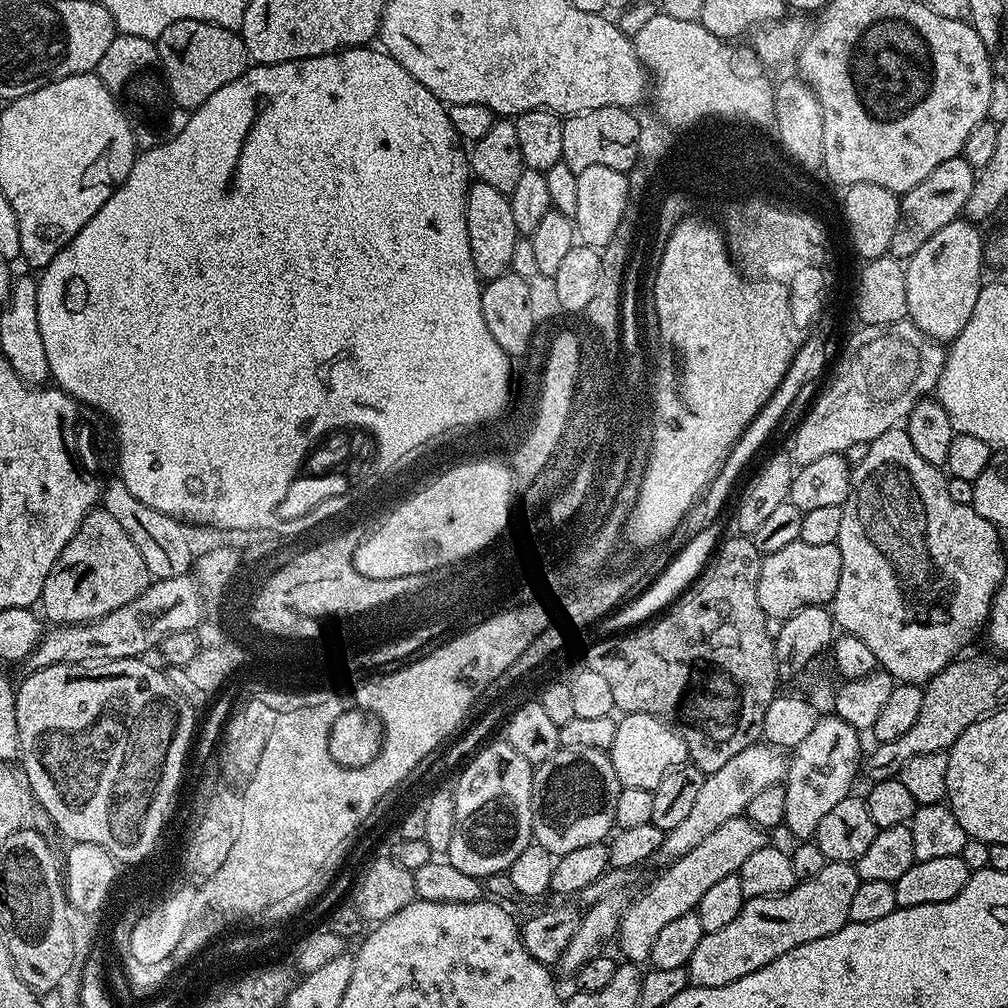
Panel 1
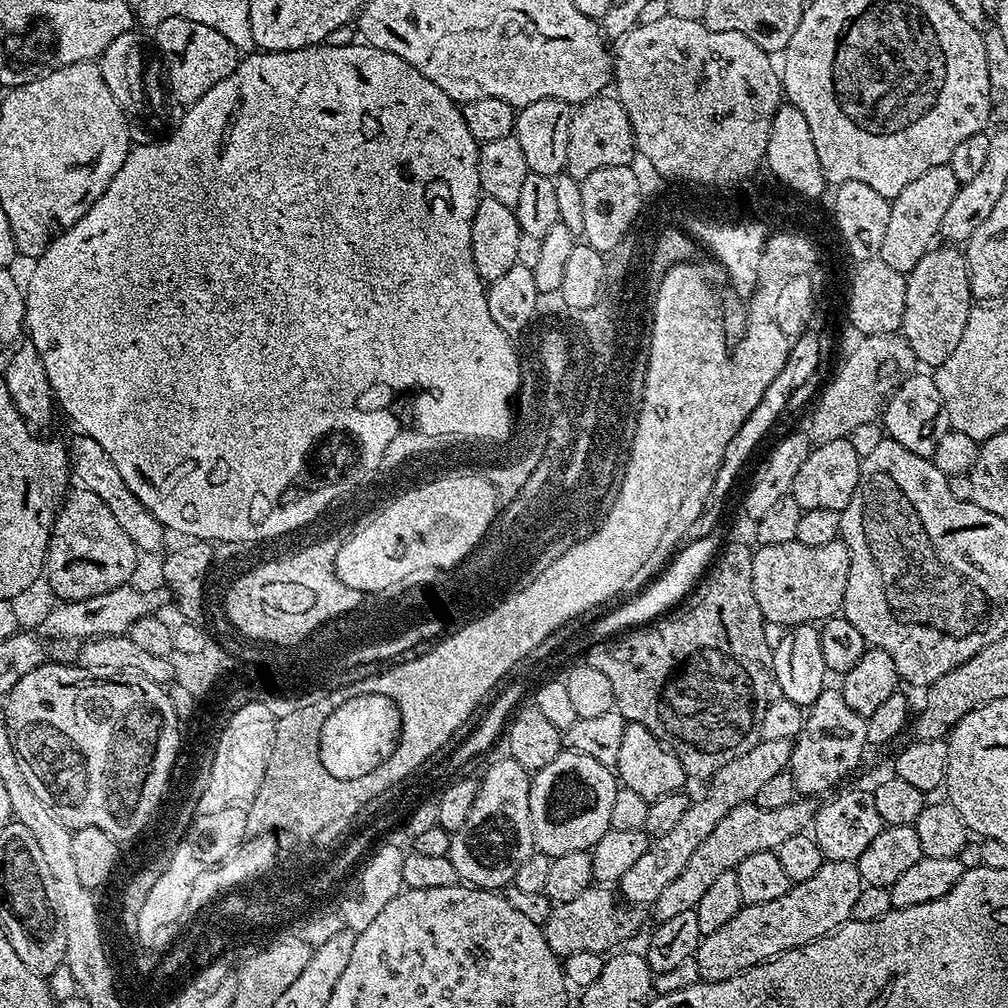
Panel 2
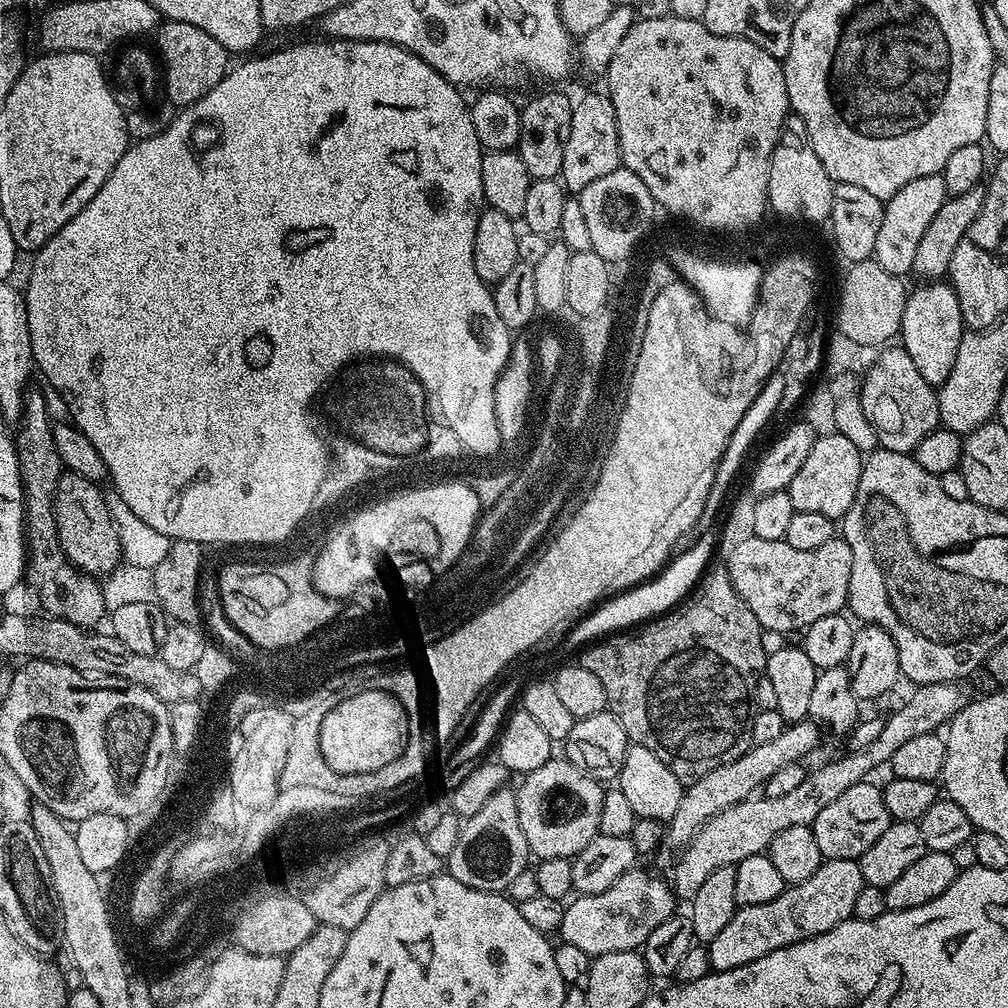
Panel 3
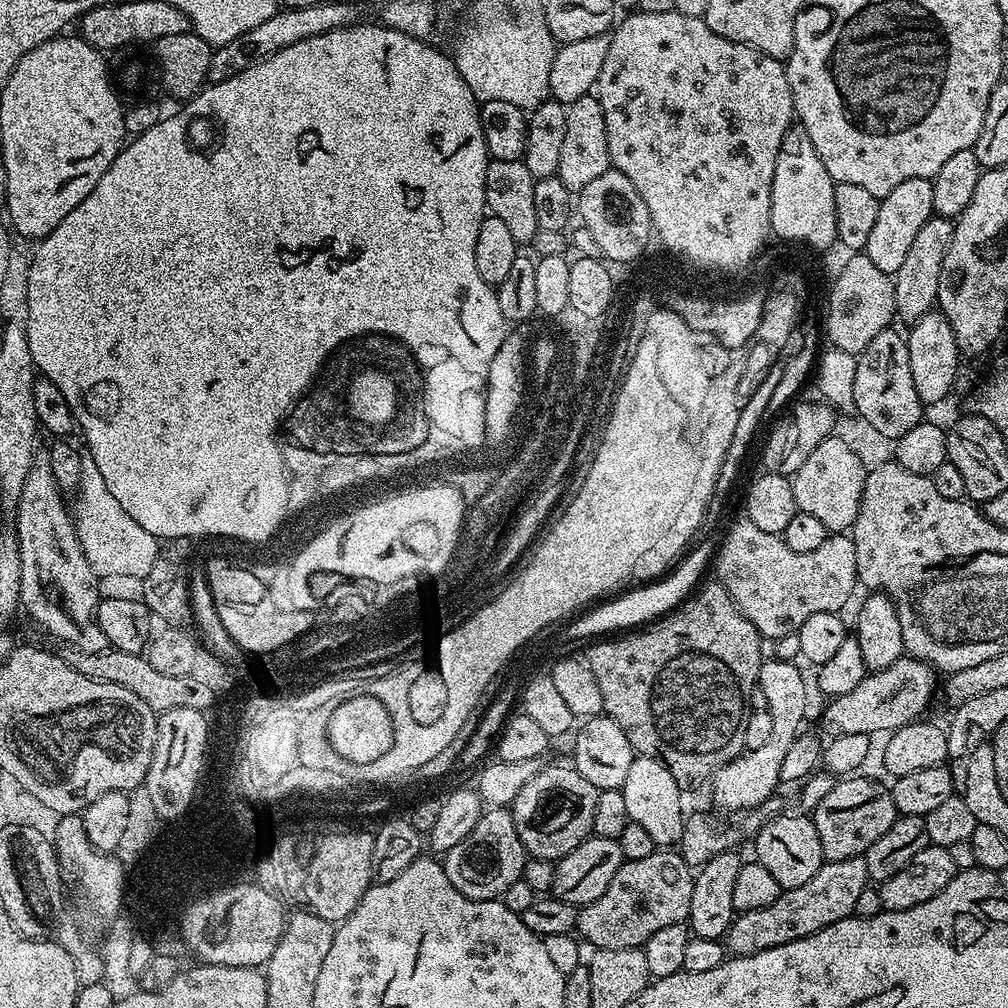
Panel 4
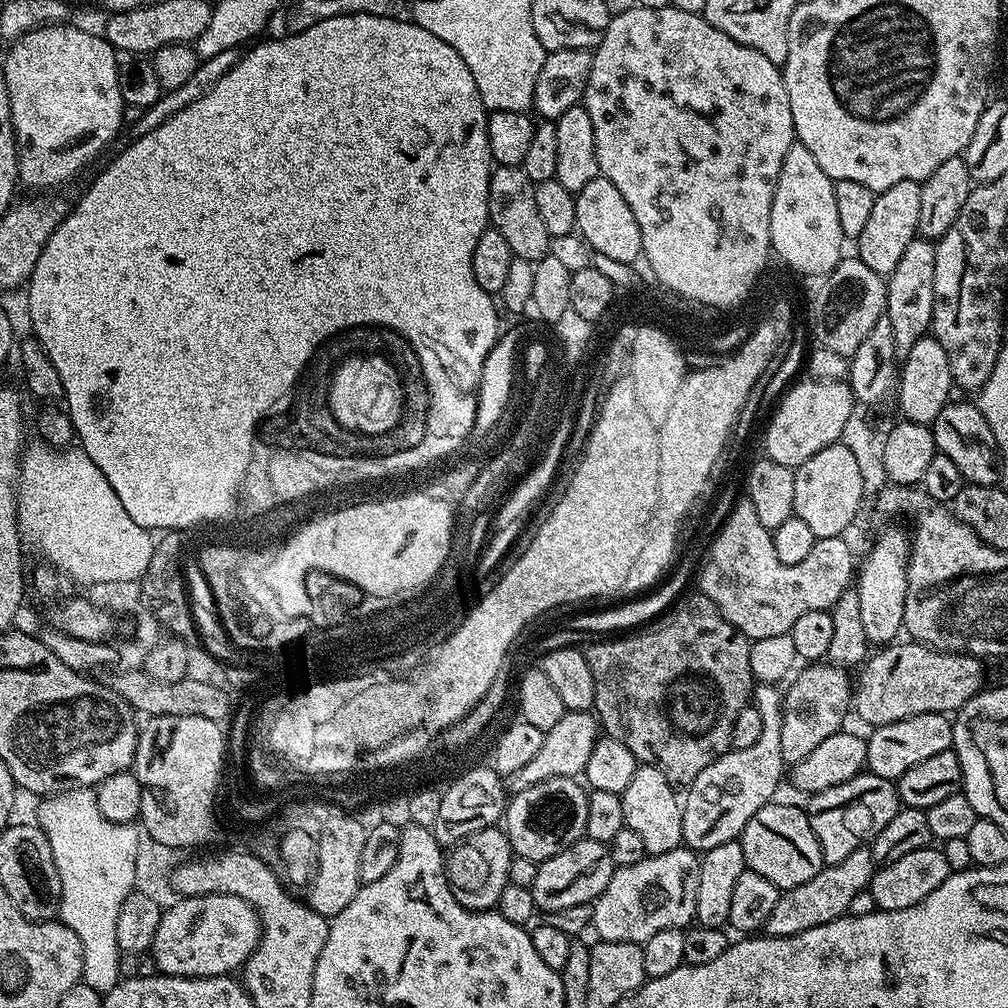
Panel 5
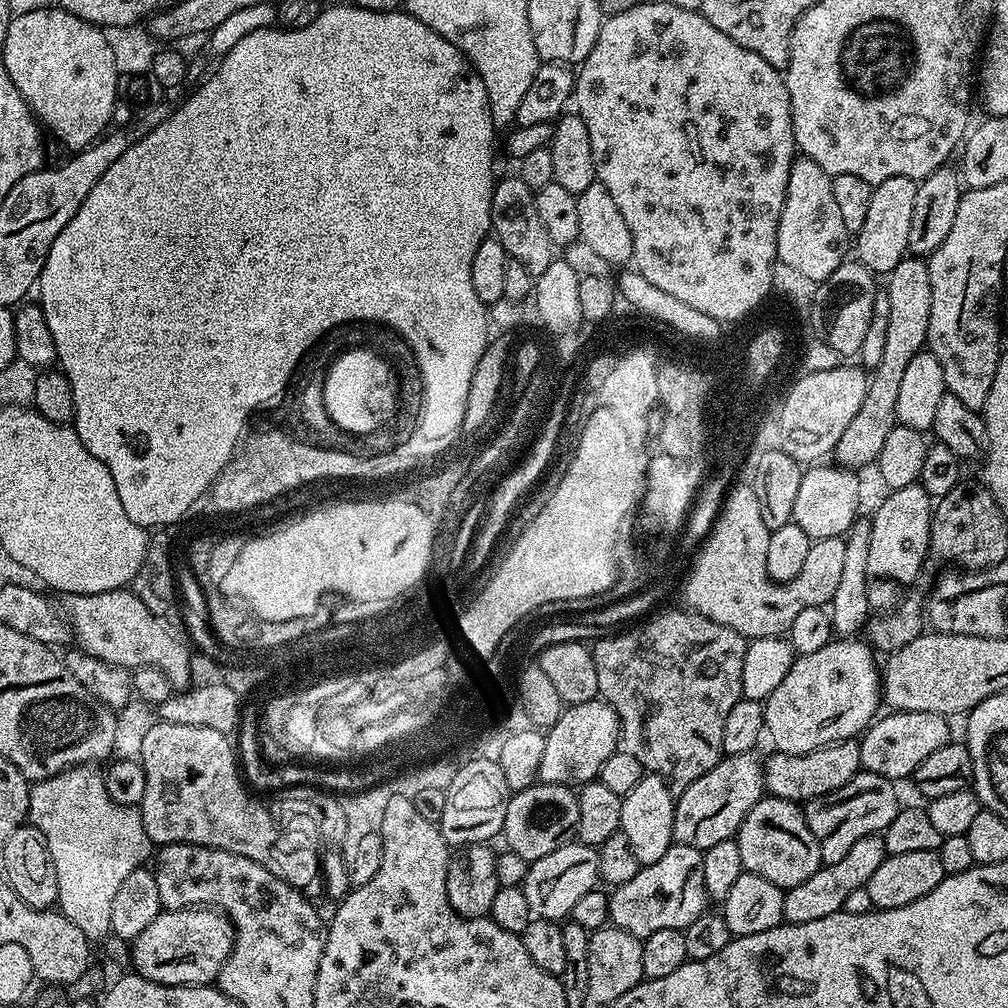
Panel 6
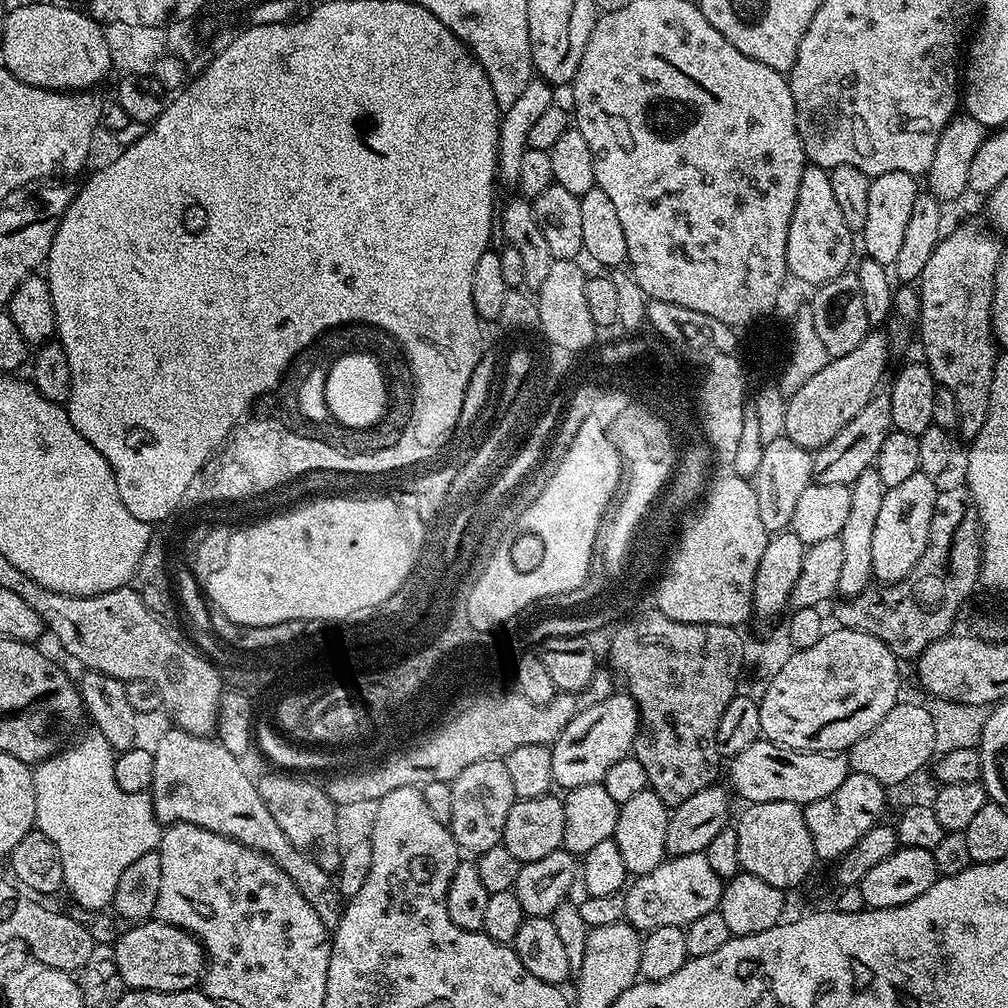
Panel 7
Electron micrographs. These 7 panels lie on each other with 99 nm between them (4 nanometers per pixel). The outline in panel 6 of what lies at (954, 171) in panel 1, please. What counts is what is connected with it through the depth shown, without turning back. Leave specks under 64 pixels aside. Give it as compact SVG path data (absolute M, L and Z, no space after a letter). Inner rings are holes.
M886 178L886 182L875 185L870 198L870 211L866 213L866 223L860 232L854 236L854 256L860 263L874 274L887 274L909 255L908 243L910 242L910 221L914 215L914 194L916 193L917 181L910 178Z

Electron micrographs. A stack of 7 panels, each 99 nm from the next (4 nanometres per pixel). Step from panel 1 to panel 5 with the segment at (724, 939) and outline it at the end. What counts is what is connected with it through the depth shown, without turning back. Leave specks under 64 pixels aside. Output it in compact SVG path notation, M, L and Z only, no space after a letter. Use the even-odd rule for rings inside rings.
M868 846L854 850L854 854L842 858L842 862L825 864L818 870L818 874L814 874L814 878L810 878L810 882L802 882L802 886L781 891L763 931L769 936L793 936L802 934L802 930L834 922L847 913L851 900L871 885L872 875L876 873L877 867L871 847Z

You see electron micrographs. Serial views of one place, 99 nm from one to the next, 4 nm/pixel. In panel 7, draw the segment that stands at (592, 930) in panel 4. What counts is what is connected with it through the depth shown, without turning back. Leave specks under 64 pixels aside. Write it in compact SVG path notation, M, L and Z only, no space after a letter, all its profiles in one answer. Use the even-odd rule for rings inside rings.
M703 852L665 858L650 874L635 877L627 885L624 897L624 920L637 930L651 930L658 926L684 928L694 918L710 914L720 907L725 881L714 874Z

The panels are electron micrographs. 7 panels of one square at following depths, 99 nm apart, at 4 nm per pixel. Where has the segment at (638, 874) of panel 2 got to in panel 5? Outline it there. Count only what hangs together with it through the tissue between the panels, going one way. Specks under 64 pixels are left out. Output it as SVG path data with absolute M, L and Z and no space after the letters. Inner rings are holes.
M913 640L905 641L885 645L877 651L879 652L877 656L876 653L869 655L859 669L860 677L855 677L850 708L854 716L856 712L857 718L865 720L868 726L898 722L914 714L930 714L931 712L955 714L963 709L966 702L970 702L970 698L974 698L977 692L985 687L985 661L981 657L970 656L966 652L942 652Z

